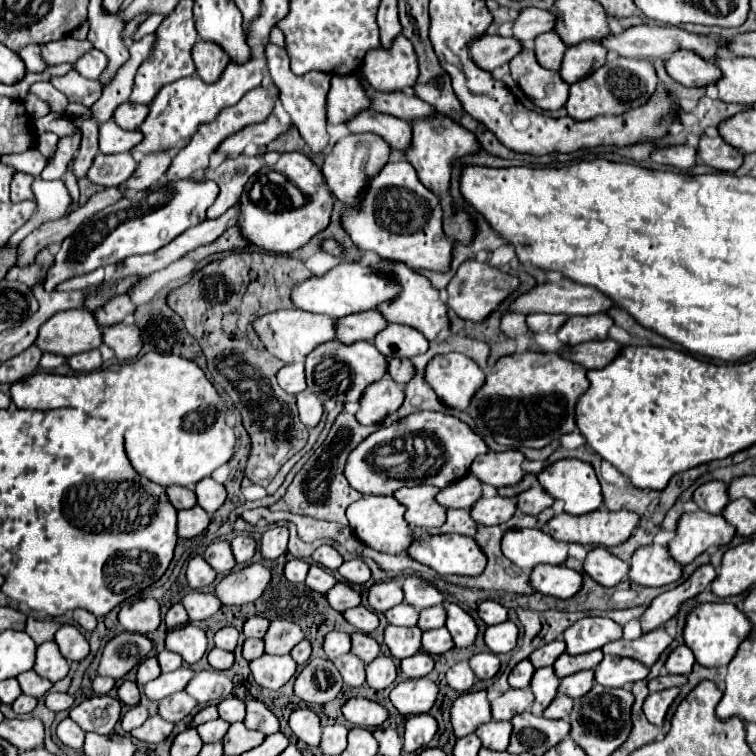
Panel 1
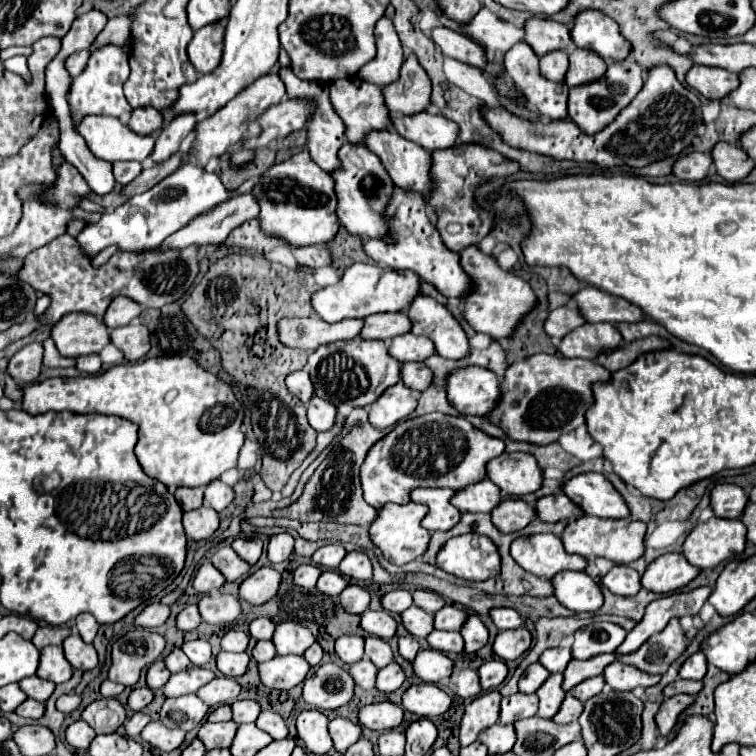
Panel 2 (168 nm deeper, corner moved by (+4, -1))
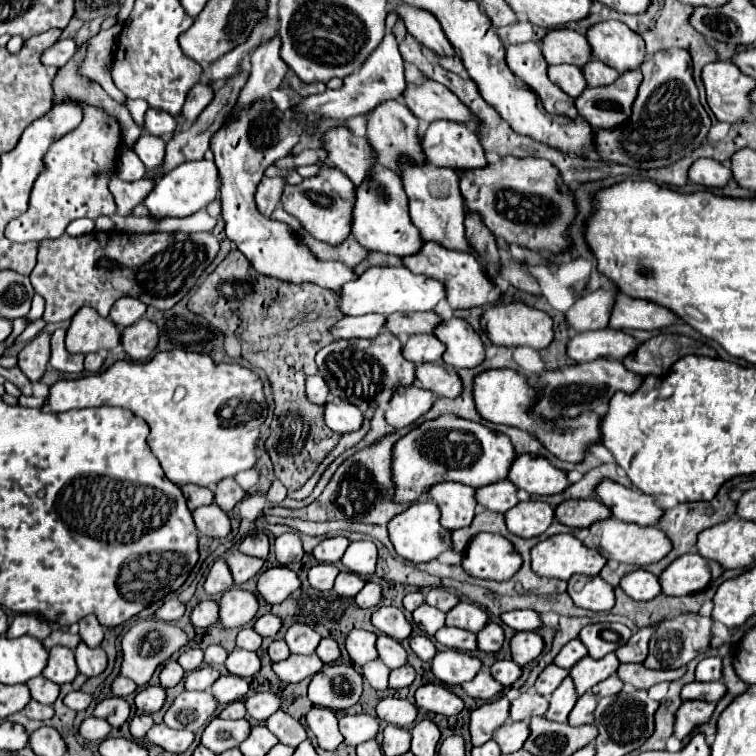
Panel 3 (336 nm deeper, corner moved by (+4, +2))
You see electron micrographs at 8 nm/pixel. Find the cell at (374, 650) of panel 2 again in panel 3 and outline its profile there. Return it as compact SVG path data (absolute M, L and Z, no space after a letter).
M380 635L378 641L376 641L376 649L380 653L380 659L390 667L390 669L396 669L396 667L402 667L408 663L408 655L406 655L406 649L392 637L388 635Z

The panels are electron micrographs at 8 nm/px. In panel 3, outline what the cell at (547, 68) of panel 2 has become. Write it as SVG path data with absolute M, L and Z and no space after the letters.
M560 65L560 67L548 67L548 77L552 79L552 83L556 83L560 89L564 89L570 97L578 99L582 95L582 91L588 87L582 69L572 67L572 65Z

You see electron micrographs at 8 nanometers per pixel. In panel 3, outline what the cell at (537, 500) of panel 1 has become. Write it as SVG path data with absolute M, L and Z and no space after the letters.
M576 499L576 501L564 501L556 509L556 519L560 523L574 527L574 529L586 529L596 521L610 519L612 513L608 507L604 507L598 499Z

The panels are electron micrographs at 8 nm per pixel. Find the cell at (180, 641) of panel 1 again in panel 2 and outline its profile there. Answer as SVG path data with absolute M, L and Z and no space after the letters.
M200 638L184 642L184 644L180 646L180 650L190 658L190 662L192 662L194 666L204 666L204 664L208 664L210 658L212 658L210 644L208 644L206 640L200 640Z

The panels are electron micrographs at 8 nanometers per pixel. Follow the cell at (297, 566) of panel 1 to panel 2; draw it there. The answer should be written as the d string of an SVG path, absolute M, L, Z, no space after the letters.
M298 566L294 570L294 584L302 586L302 588L314 588L316 586L316 578L320 576L320 568L318 566Z

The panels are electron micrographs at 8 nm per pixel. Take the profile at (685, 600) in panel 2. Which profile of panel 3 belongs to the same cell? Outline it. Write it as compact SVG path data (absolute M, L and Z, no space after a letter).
M646 627L646 629L640 629L638 633L632 635L632 639L620 647L620 651L616 651L616 657L620 663L644 663L646 655L648 655L648 641L652 637L654 629L652 627Z

